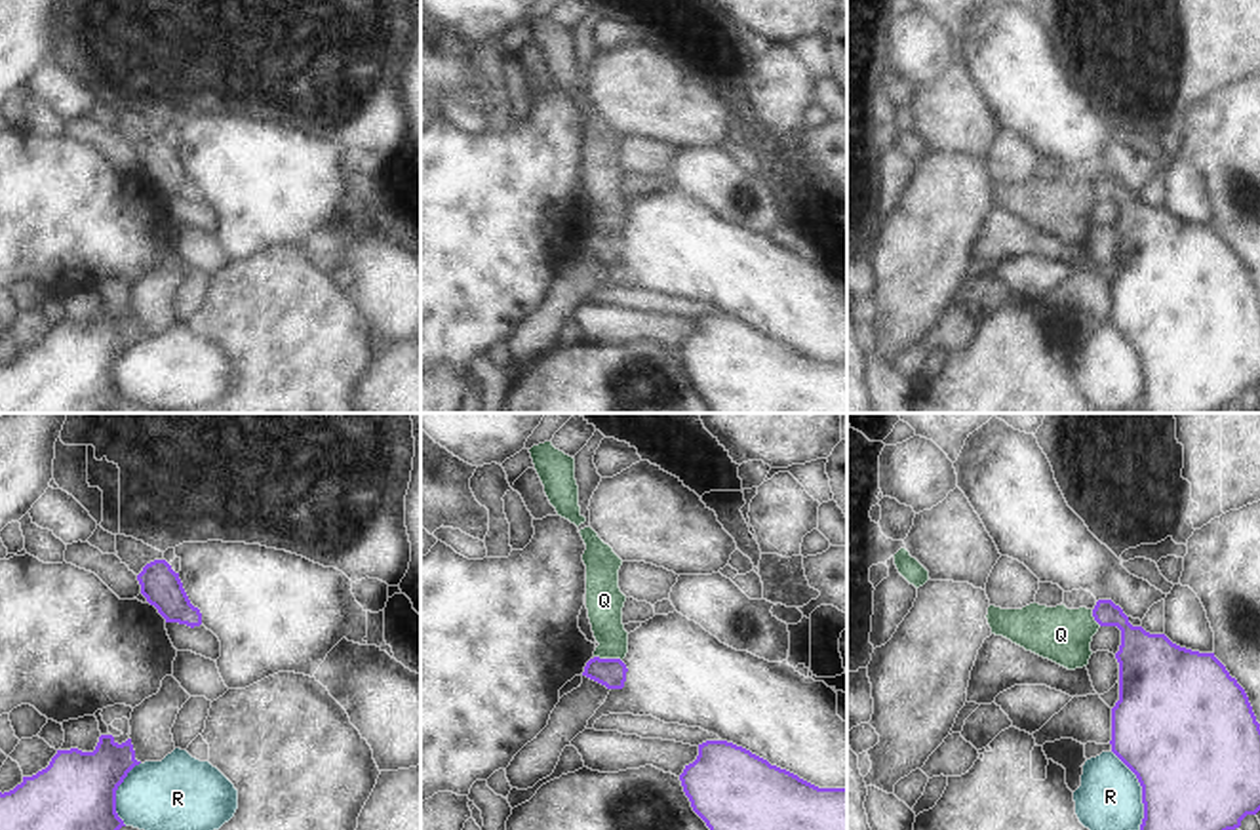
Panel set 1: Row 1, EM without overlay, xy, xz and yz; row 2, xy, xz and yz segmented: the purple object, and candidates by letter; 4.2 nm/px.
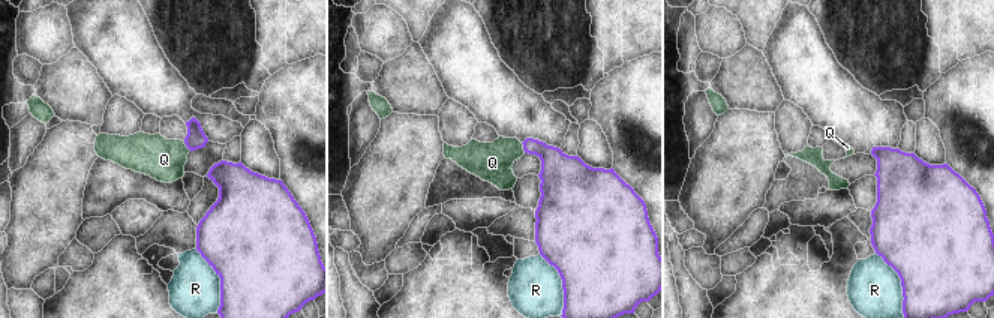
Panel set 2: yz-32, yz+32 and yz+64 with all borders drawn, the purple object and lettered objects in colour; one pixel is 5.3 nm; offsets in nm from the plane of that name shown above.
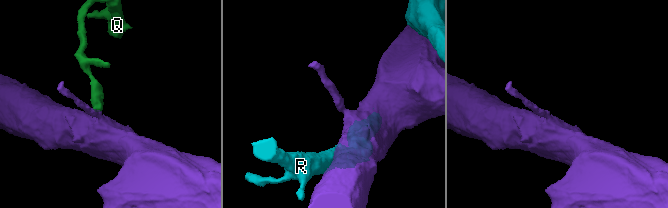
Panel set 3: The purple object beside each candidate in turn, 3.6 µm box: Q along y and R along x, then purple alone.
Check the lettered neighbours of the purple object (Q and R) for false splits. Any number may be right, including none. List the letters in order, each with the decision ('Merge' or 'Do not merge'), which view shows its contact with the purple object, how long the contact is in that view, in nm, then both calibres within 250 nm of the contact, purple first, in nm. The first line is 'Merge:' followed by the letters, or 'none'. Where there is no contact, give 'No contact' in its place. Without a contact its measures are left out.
Merge: none
Q: Do not merge. Touches purple in xz. Shared border 120 nm. Thickness 130 nm (purple) against 160 nm
R: Do not merge. Touches purple in yz. Shared border 360 nm. Thickness 500 nm (purple) against 280 nm

